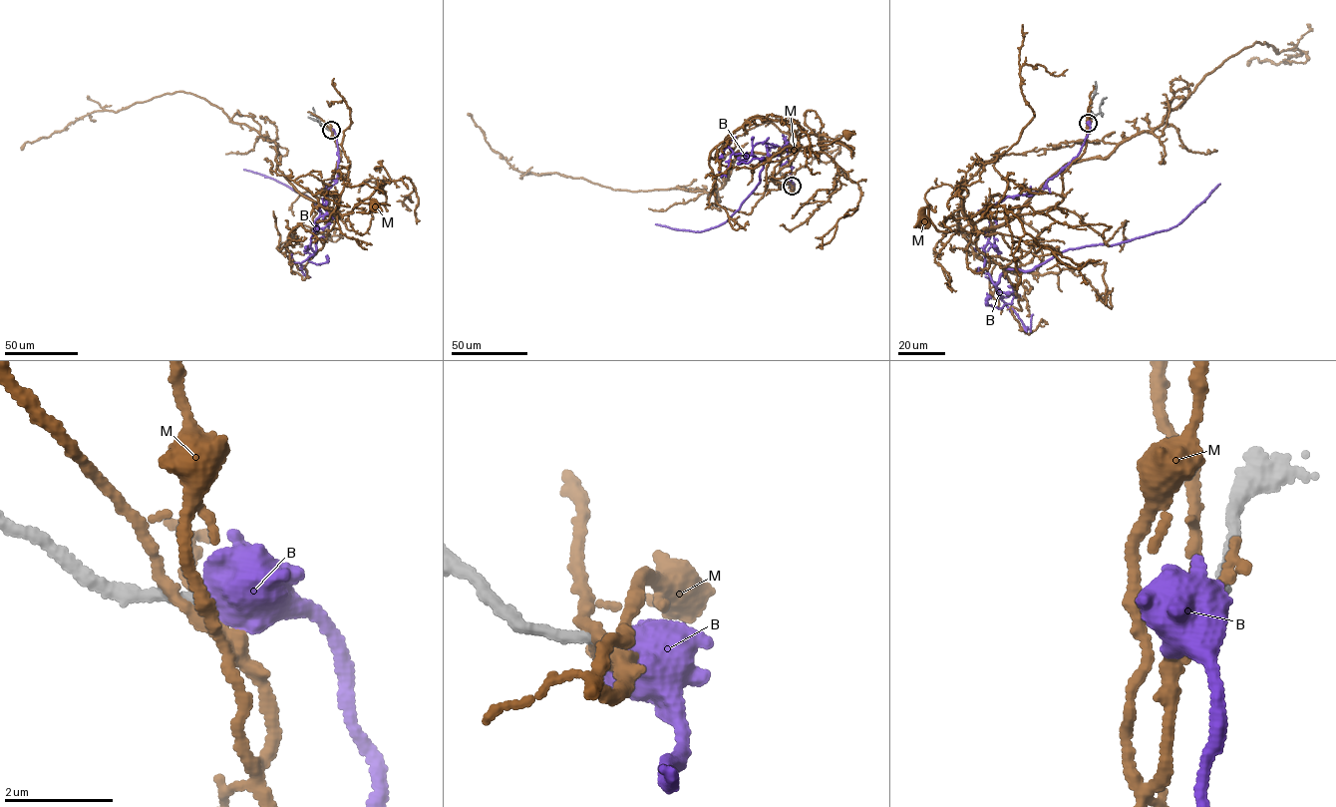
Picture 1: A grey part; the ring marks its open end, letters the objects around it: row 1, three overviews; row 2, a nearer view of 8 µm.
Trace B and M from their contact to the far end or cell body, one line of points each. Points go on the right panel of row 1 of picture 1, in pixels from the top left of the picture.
B: (1089, 123), (1078, 155), (1045, 187), (989, 209), (993, 283), (1069, 249), (1168, 229), (1219, 184)
M: (1089, 123), (1081, 156), (1062, 174), (1058, 203), (984, 217), (968, 233), (940, 231), (926, 206), (923, 222)

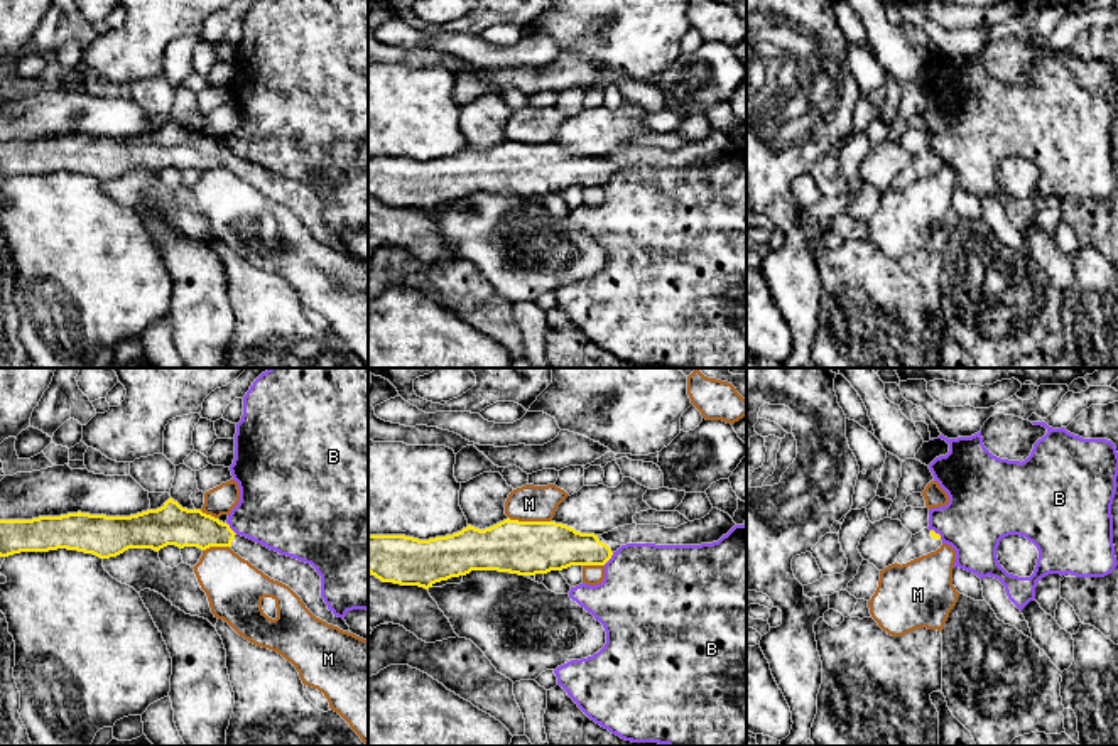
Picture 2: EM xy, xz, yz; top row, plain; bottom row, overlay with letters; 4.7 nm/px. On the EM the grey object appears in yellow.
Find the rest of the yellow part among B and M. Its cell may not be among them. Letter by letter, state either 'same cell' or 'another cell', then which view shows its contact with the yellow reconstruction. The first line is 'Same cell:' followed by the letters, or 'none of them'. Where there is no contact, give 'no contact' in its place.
Same cell: none of them
B: another cell; contact in xz
M: another cell; contact in xz

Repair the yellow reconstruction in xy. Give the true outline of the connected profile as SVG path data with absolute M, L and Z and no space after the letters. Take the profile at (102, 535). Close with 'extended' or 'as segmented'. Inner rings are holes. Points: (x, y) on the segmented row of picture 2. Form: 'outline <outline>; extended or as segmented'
outline M172 498L157 510L130 516L78 511L32 520L0 520L0 557L68 549L110 559L128 549L159 552L167 545L201 550L230 547L270 579L289 586L316 618L351 633L346 621L328 609L321 597L321 576L311 564L236 535L228 523L201 510L182 508Z; extended

